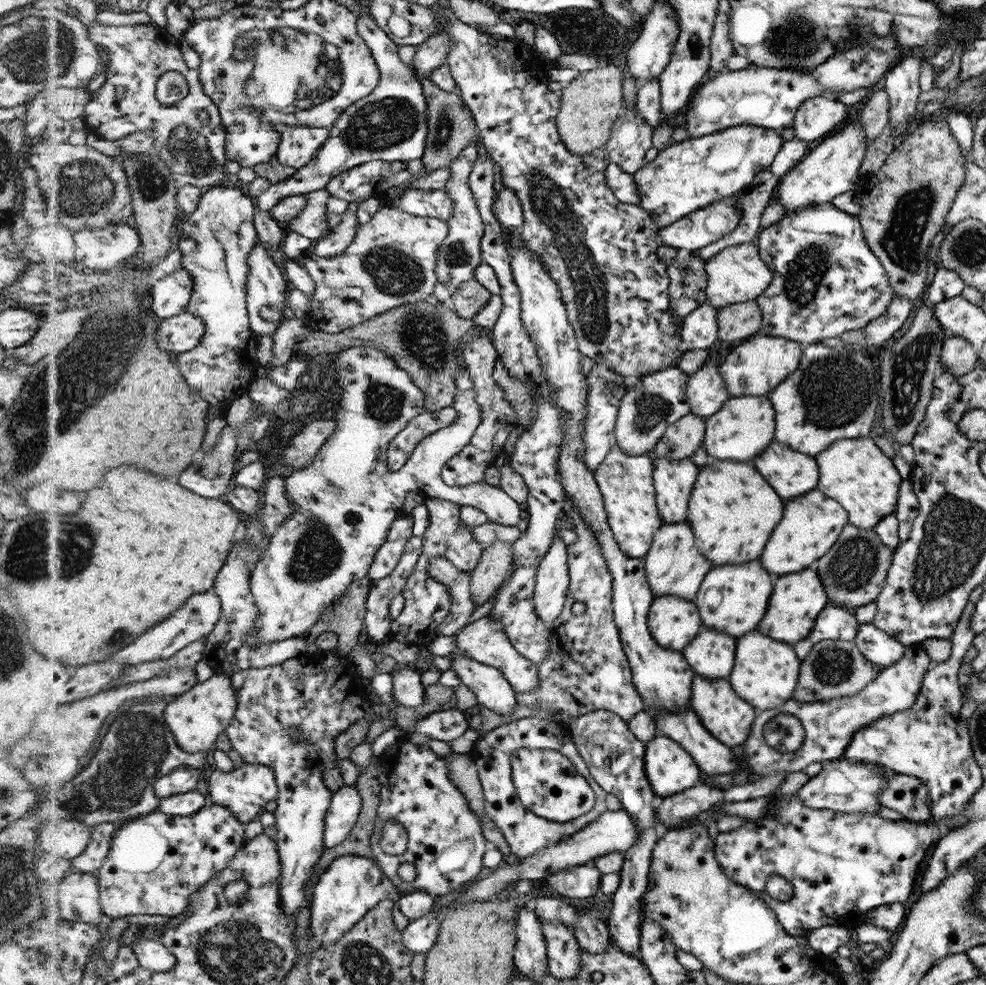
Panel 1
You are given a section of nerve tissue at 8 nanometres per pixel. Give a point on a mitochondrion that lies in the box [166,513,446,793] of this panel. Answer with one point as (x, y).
(317, 553)

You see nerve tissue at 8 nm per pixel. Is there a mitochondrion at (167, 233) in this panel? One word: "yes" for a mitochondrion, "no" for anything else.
no

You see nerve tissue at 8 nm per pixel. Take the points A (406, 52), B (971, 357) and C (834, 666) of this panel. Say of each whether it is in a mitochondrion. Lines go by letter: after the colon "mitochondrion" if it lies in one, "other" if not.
A: other
B: other
C: mitochondrion

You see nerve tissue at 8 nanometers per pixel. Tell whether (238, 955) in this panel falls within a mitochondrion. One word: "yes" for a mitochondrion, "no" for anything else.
yes

